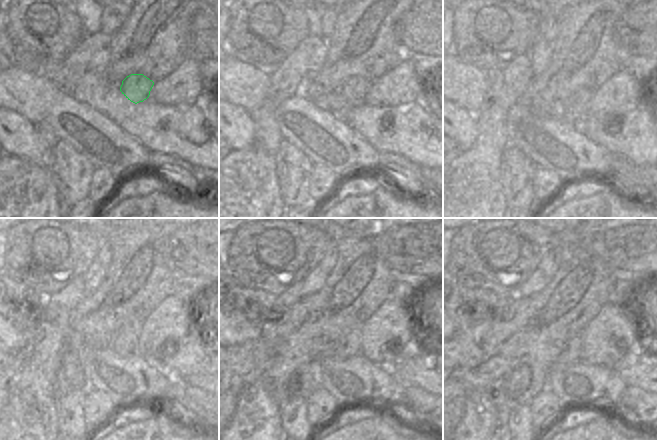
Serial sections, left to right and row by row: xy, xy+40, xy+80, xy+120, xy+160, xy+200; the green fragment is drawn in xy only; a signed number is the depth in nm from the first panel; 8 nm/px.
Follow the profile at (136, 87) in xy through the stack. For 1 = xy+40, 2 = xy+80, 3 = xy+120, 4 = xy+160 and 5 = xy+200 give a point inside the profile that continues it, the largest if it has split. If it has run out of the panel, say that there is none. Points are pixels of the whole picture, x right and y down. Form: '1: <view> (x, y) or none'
1: xy+40 (355, 89)
2: xy+80 (569, 110)
3: xy+120 (125, 340)
4: xy+160 (349, 345)
5: xy+200 (570, 353)

